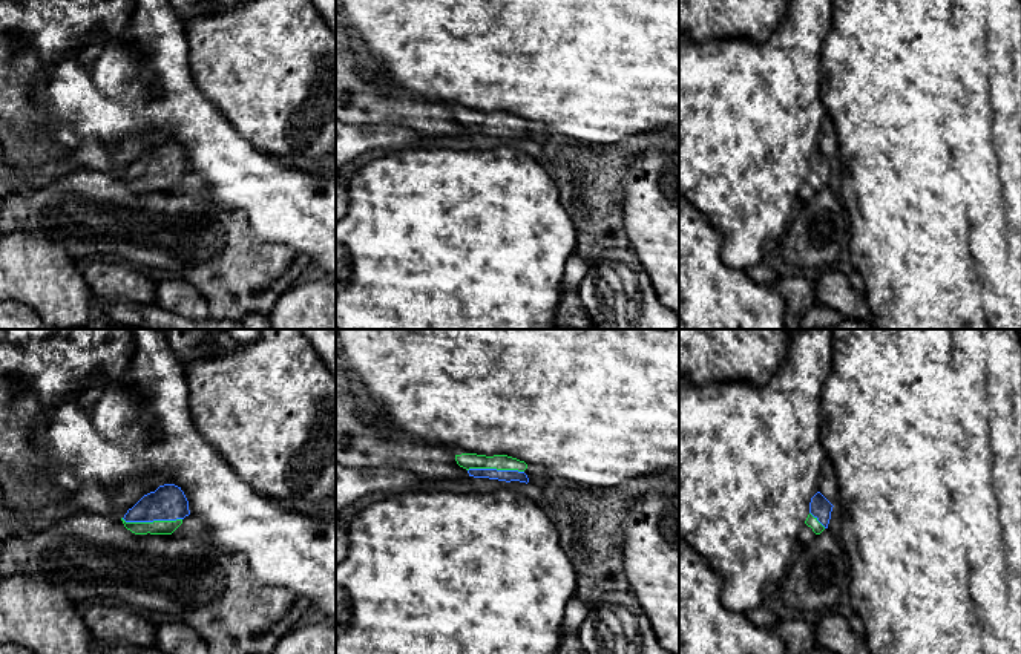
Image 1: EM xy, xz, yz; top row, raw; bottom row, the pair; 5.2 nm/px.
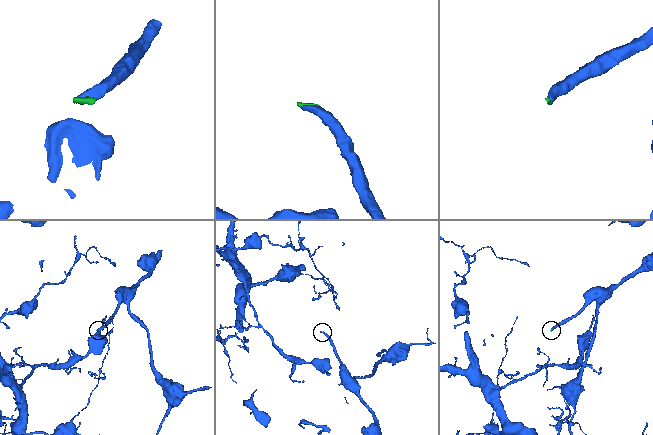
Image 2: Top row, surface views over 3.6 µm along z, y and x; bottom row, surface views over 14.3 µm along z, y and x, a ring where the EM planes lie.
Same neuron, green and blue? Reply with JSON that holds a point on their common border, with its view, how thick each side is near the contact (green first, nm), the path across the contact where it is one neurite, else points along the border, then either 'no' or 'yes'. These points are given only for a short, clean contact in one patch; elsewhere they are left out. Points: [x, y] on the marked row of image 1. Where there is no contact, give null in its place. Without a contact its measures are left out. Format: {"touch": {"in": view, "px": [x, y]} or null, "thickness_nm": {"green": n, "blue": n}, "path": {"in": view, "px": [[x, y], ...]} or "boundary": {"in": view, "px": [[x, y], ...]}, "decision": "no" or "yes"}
{"touch": {"in": "xy", "px": [154, 521]}, "thickness_nm": {"green": 80, "blue": 190}, "path": {"in": "xy", "px": [[157, 527], [154, 521], [167, 503]]}, "decision": "yes"}

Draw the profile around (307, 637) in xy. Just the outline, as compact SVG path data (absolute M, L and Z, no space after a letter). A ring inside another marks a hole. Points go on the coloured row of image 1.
M336 623L296 625L279 639L271 654L336 654Z

